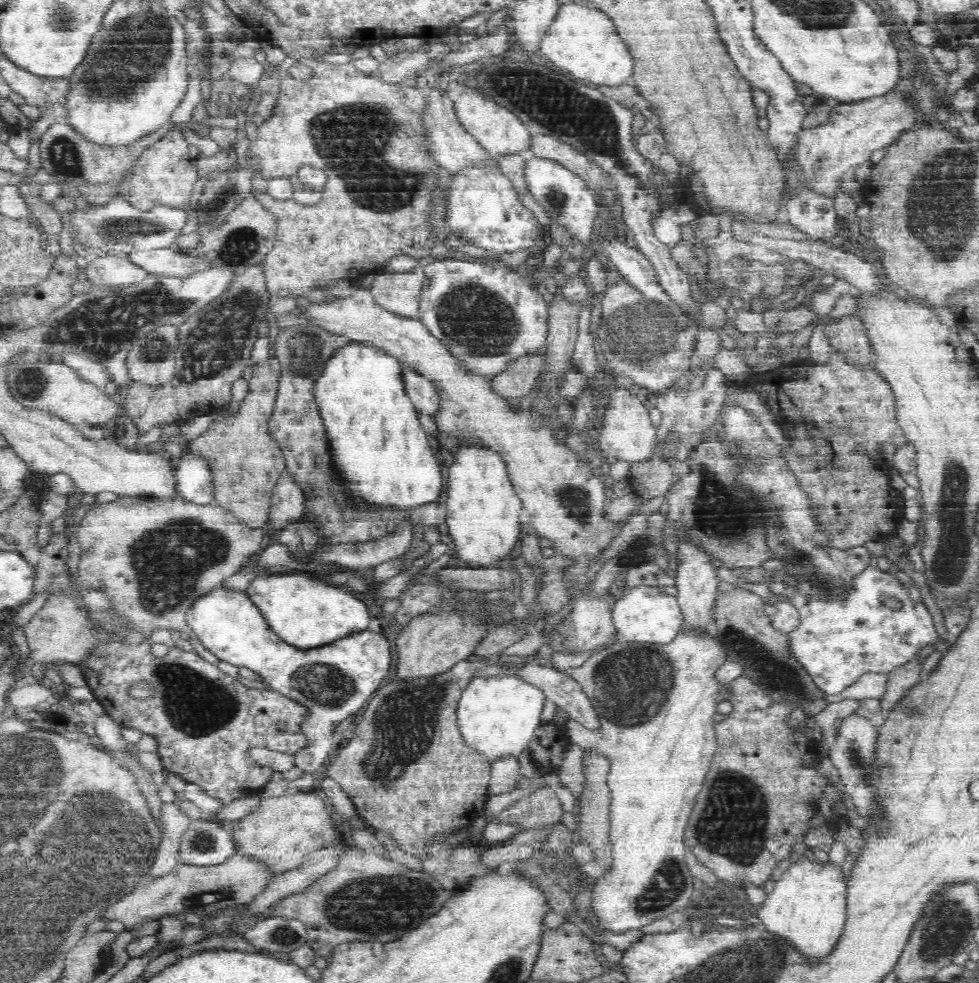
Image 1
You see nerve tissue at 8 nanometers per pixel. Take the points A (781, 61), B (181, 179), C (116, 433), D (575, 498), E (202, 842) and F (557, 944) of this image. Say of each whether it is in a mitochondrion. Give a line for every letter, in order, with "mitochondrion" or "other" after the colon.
A: other
B: other
C: other
D: mitochondrion
E: mitochondrion
F: other

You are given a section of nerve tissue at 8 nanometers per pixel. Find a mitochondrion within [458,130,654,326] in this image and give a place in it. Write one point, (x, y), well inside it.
(556, 199)

